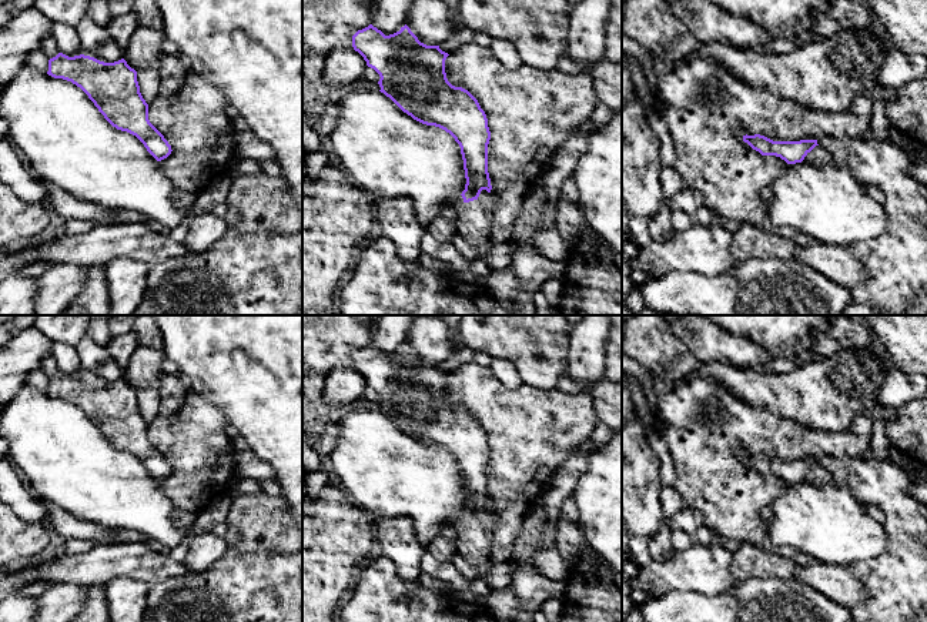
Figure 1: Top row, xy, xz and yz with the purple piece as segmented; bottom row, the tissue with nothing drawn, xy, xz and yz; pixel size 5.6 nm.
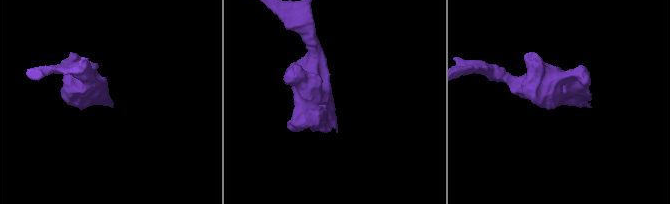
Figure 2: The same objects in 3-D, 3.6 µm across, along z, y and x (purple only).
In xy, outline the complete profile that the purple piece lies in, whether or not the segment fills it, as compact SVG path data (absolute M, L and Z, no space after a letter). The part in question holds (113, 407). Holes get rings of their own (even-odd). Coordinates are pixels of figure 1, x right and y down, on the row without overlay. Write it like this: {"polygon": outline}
{"polygon": "M58 372L48 379L47 394L54 398L71 401L80 407L113 447L135 455L157 481L171 474L171 465L148 439L148 424L140 412L137 391L124 378L114 382L104 382L84 374L68 377Z"}

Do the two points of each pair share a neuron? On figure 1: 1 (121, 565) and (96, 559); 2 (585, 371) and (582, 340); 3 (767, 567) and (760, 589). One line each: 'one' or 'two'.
1: one
2: one
3: two

